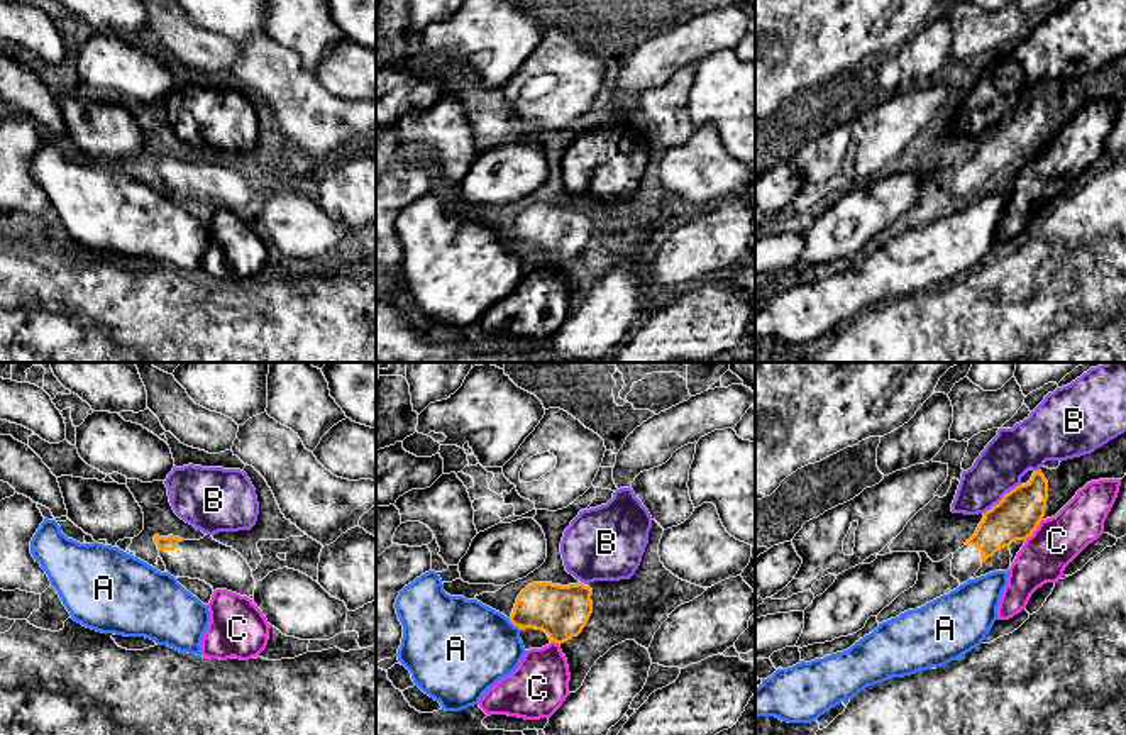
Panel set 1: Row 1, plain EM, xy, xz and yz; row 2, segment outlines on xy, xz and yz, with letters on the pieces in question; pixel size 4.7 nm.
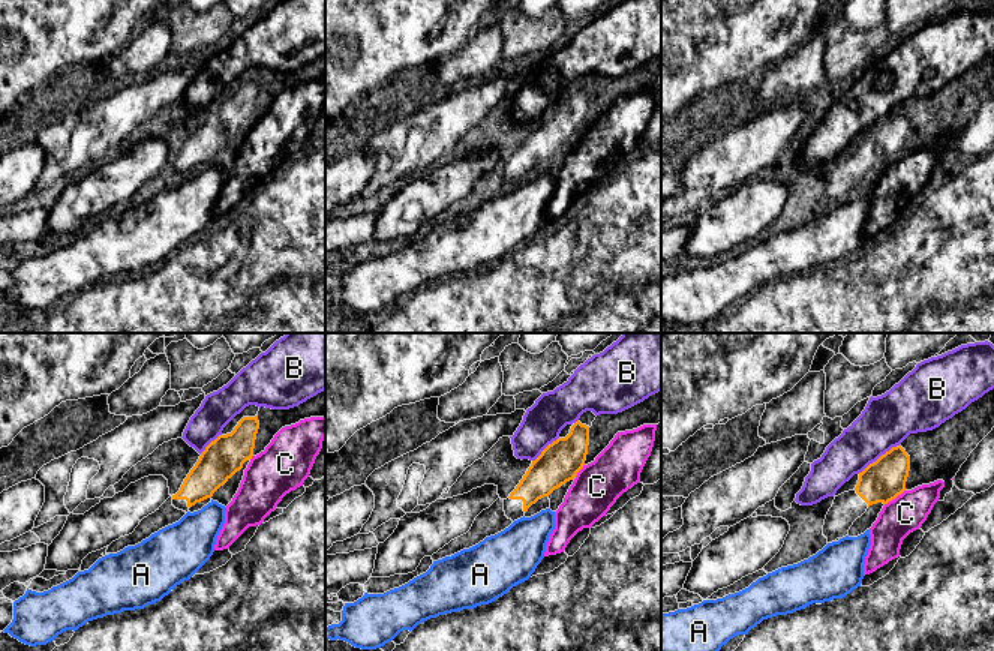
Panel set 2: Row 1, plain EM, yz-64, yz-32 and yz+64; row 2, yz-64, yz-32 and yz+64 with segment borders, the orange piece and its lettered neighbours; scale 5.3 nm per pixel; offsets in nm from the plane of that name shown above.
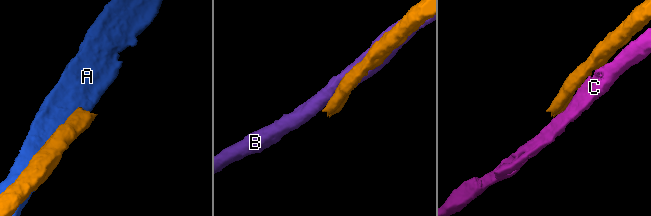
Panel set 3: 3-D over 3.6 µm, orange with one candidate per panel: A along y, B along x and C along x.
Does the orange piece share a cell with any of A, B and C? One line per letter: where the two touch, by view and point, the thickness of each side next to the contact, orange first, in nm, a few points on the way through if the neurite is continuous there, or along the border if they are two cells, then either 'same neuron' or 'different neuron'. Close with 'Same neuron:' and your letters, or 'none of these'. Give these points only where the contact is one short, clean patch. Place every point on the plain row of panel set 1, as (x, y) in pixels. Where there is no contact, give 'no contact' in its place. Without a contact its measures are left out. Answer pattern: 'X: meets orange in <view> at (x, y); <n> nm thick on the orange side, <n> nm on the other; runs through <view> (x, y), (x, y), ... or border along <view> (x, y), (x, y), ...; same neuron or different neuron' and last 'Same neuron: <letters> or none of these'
A: meets orange in xz at (513, 244); 240 nm thick on the orange side, 420 nm on the other; different neuron
B: meets orange in yz at (1003, 119); 220 nm thick on the orange side, 220 nm on the other; different neuron
C: meets orange in yz at (1035, 149); 220 nm thick on the orange side, 240 nm on the other; different neuron
Same neuron: none of these

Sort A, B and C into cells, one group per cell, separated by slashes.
A / B / C

